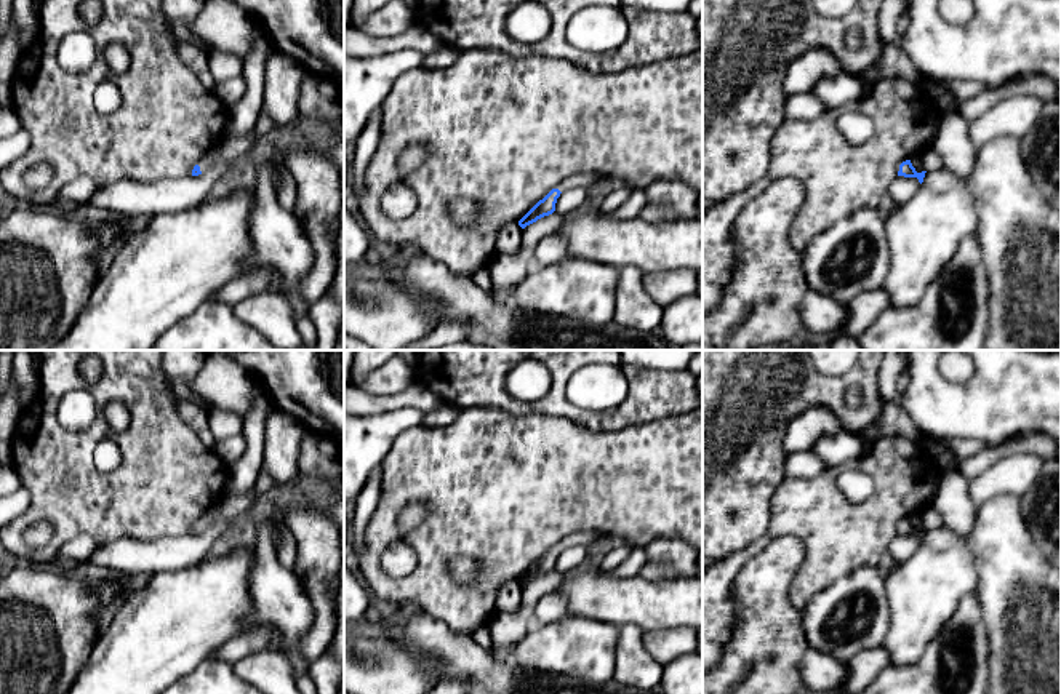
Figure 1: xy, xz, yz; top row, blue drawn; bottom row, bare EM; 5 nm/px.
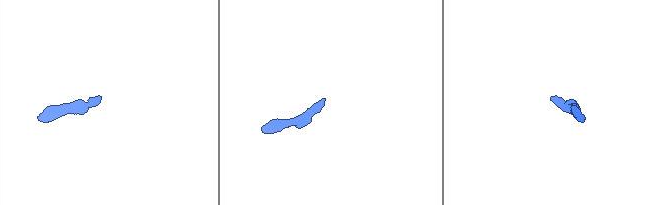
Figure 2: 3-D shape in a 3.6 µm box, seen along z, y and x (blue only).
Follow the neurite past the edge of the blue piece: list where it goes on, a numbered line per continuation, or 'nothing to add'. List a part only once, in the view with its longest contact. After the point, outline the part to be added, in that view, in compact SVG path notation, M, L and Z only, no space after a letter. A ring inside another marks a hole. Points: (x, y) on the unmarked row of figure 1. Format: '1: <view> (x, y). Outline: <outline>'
1: xy (229, 507). Outline: M256 488L237 496L224 496L211 510L208 510L197 523L205 531L213 521L222 520L227 526L240 515L246 513L258 497Z

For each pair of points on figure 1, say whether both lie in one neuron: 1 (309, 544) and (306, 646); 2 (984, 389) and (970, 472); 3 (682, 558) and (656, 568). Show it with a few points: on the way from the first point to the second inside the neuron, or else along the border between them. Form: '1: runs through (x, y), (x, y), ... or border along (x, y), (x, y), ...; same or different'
1: runs through (316, 570), (320, 621); same
2: border along (1023, 434), (1016, 434), (988, 450); different
3: runs through (676, 558), (663, 562); same

